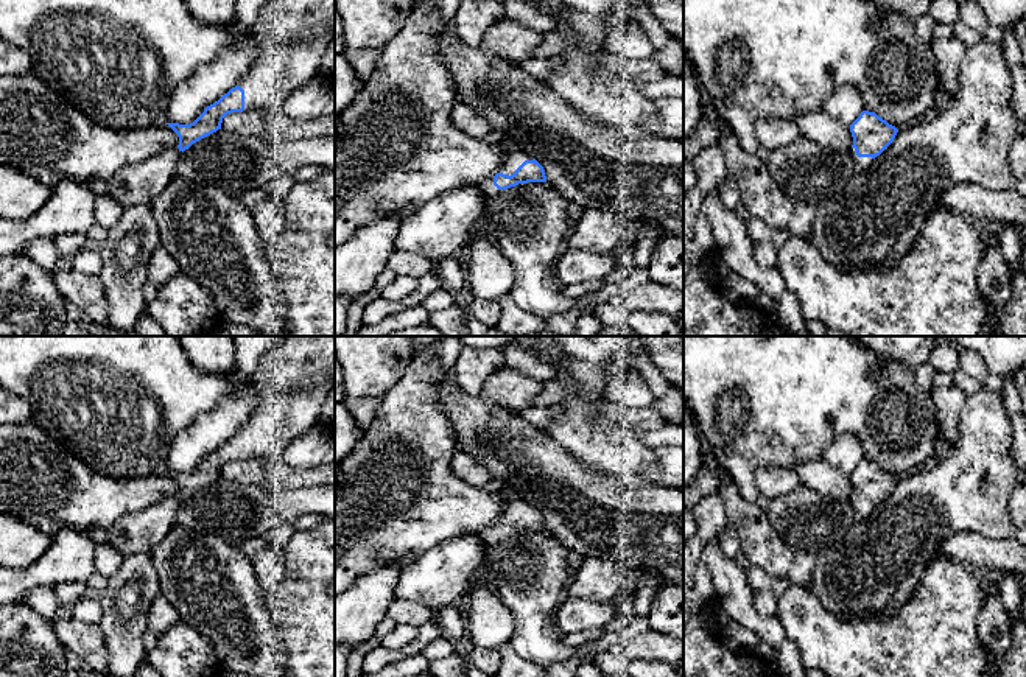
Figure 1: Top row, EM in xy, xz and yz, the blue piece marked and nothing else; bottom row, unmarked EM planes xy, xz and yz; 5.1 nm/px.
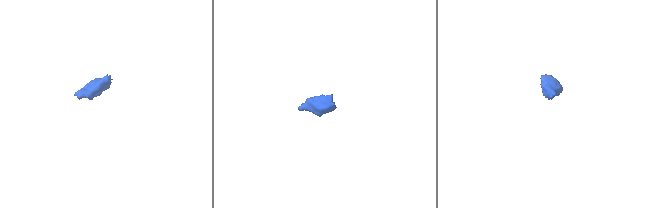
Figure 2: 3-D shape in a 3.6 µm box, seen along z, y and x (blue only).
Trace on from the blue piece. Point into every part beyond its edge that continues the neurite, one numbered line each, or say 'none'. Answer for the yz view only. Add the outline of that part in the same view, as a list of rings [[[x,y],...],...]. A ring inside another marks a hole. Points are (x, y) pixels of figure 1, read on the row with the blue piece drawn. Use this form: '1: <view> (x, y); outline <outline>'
1: yz (860, 164); outline [[[850,148],[850,156],[856,171],[866,170],[873,162],[872,157],[858,157],[855,148]]]

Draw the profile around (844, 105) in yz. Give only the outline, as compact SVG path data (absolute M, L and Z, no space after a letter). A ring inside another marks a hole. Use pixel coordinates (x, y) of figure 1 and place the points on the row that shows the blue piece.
M842 86L833 92L820 107L844 126L850 126L864 110L861 93L853 86Z

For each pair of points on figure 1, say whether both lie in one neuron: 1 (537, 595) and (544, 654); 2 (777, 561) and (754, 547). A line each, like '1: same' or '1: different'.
1: same
2: same

